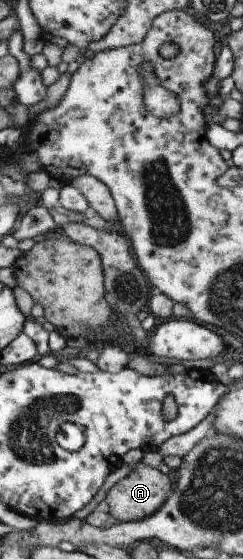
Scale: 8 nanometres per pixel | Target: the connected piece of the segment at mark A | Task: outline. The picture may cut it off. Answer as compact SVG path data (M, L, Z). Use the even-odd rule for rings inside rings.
M138 465L110 487L105 496L109 515L119 522L140 520L160 508L172 480L158 469Z

